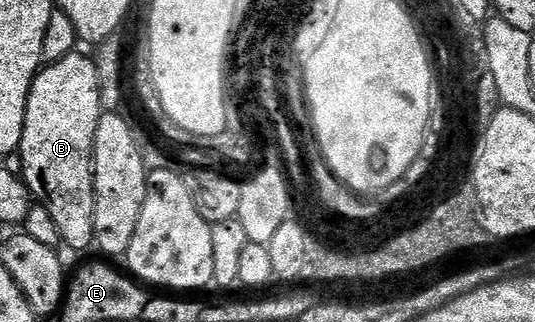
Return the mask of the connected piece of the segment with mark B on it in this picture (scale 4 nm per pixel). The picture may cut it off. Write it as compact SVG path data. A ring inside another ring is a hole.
M76 52L65 56L61 60L44 65L39 73L35 75L31 91L29 92L29 100L27 101L27 111L25 112L25 128L23 129L23 139L18 148L18 155L23 162L22 179L26 182L28 188L31 189L32 195L46 208L49 216L53 216L53 224L57 224L57 232L59 233L59 241L65 247L71 250L87 250L95 246L95 172L89 168L89 159L92 157L95 149L95 137L97 136L97 124L99 123L99 115L104 113L101 104L101 96L99 95L99 77L97 76L97 68L94 61L90 57L87 58L82 52Z

